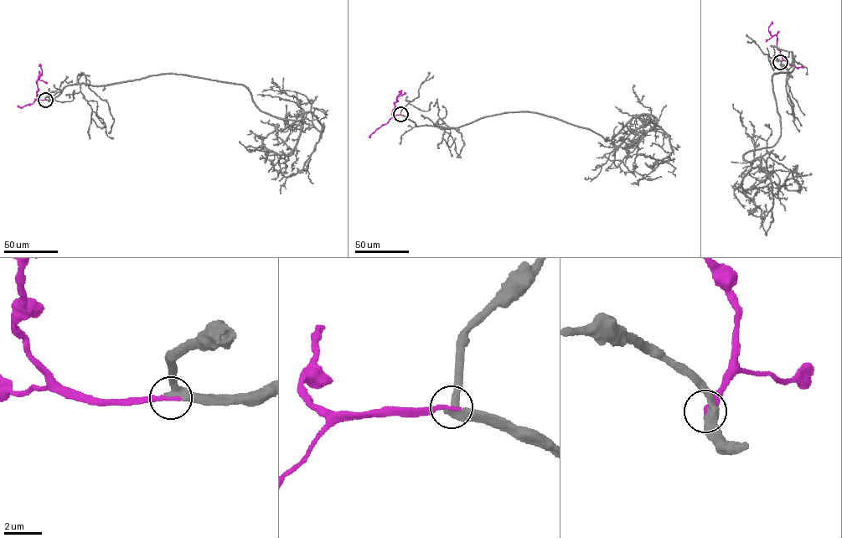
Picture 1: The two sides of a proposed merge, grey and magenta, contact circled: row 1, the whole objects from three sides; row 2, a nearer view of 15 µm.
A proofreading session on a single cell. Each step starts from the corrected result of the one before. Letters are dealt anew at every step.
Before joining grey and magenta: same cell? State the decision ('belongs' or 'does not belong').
belongs

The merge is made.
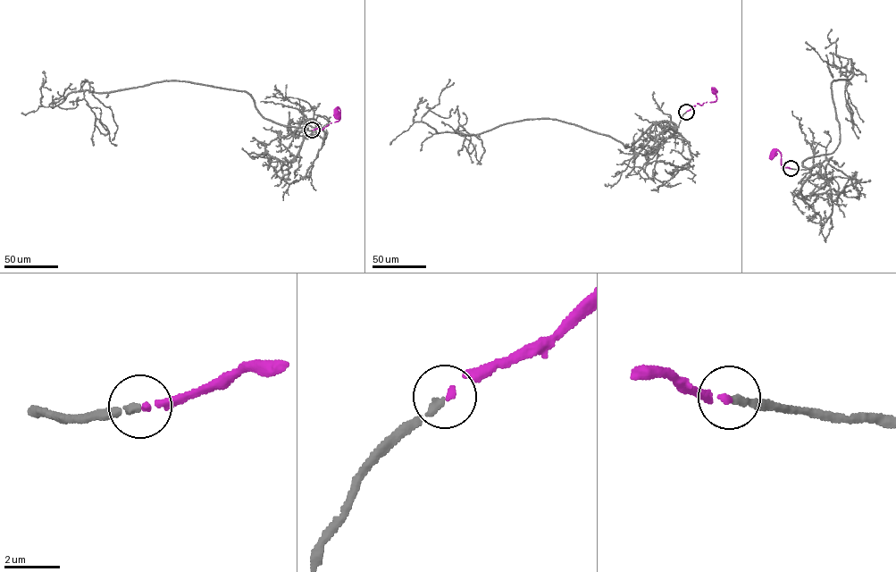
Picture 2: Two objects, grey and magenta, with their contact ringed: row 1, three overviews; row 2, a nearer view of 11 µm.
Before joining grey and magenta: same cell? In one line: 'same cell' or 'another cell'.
same cell

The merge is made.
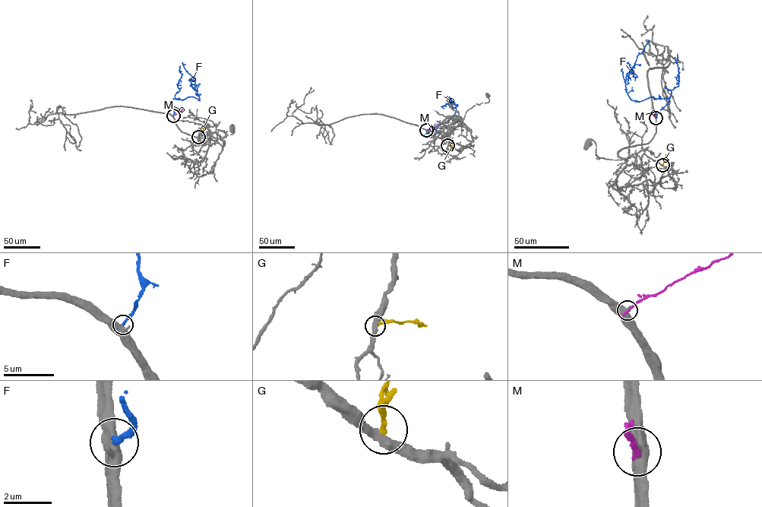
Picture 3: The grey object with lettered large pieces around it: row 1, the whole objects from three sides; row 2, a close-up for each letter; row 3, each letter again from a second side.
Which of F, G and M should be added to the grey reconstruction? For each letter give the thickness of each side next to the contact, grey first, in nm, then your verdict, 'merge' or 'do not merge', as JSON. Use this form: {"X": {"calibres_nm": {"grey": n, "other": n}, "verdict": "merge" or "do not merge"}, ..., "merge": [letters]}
{"F": {"calibres_nm": {"grey": 480, "other": 240}, "verdict": "do not merge"}, "G": {"calibres_nm": {"grey": 400, "other": 200}, "verdict": "do not merge"}, "M": {"calibres_nm": {"grey": 500, "other": 240}, "verdict": "do not merge"}, "merge": []}

